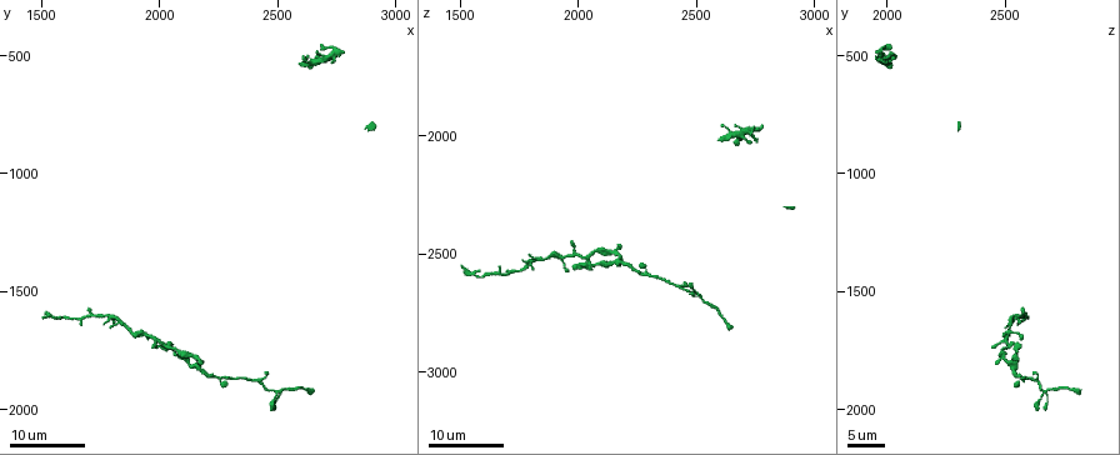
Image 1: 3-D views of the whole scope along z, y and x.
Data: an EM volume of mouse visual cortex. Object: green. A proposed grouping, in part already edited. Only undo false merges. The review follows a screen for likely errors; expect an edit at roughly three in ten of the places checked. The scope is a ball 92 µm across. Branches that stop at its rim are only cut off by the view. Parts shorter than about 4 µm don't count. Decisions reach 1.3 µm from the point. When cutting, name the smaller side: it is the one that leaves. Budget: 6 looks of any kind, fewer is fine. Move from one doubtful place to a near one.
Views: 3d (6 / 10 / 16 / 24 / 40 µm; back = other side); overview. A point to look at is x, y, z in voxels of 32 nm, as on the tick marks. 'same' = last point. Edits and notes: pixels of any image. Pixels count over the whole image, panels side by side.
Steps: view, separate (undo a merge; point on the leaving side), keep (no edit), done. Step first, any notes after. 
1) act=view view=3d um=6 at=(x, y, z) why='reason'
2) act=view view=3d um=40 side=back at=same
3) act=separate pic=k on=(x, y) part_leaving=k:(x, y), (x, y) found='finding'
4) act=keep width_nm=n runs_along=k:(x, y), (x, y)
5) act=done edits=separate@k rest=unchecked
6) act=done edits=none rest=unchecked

act=view view=3d um=24 at=(2150, 1820, 2550) why='two arms in line, one across'

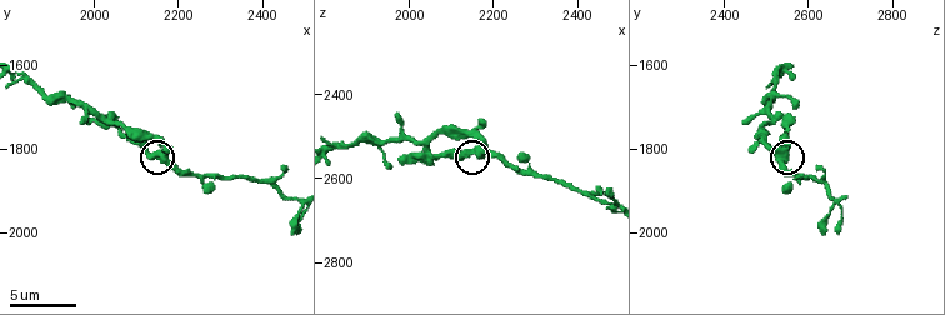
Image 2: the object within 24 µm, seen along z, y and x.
act=view view=3d um=6 at=(2155, 1815, 2545) why='closer look'

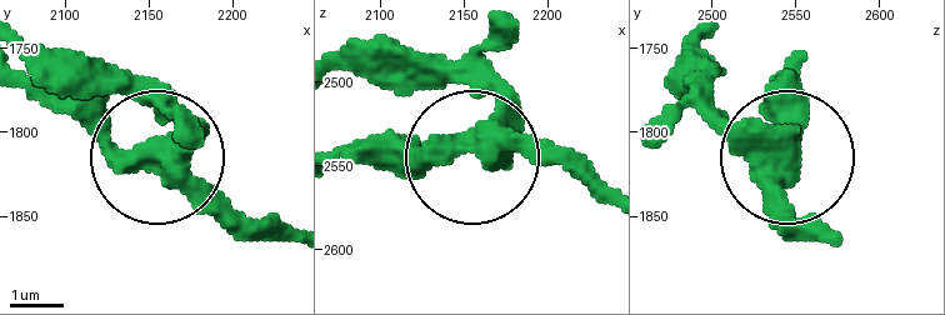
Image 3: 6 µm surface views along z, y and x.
act=keep found='continuous, no second neuron'

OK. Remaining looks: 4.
act=view view=3d um=6 at=(2030, 1720, 2515) why='three arms meet'

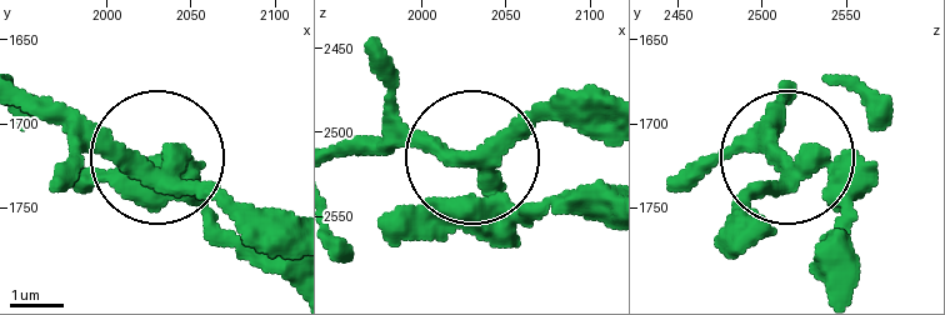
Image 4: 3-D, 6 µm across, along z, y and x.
act=keep arms=3 runs_along=4:(603, 129), (549, 115), (469, 155), (353, 141) found='continuous, no second neuron'

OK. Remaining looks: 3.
act=view view=3d um=6 at=(2430, 1875, 2635) why='three arms meet'

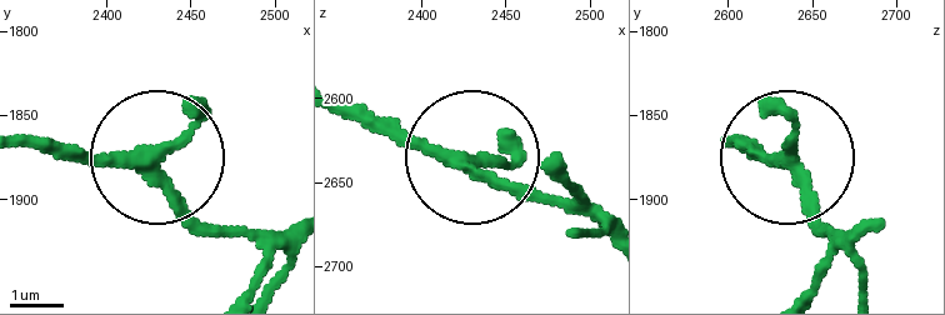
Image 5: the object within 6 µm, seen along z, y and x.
act=view view=3d um=6 side=back at=(2432, 1874, 2638) why='from behind'

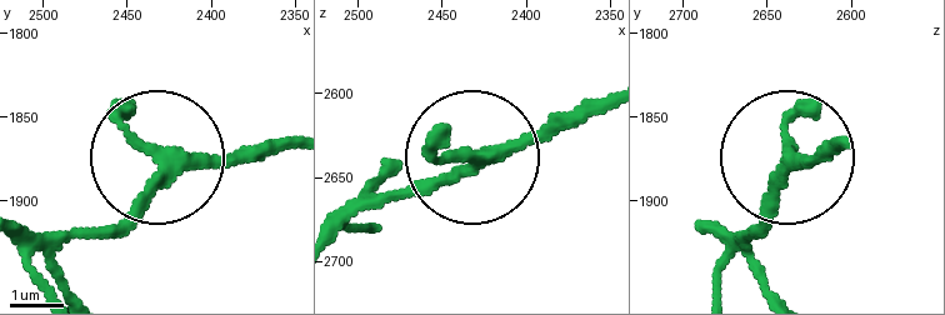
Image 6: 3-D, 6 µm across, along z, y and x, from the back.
act=keep side_arm_um=10 arms=3 found='one neuron here'

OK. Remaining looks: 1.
act=done edits=none rest=unchecked

